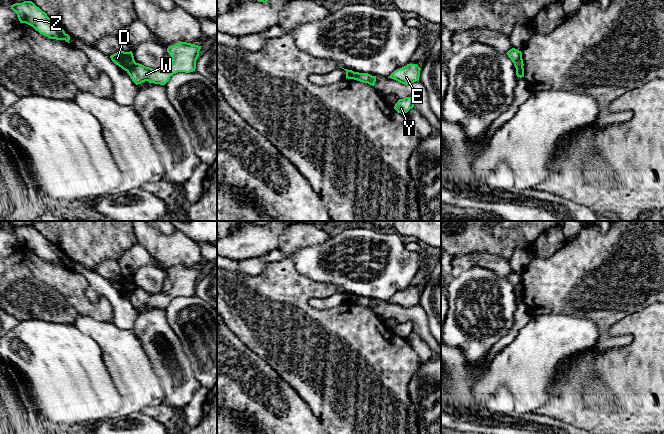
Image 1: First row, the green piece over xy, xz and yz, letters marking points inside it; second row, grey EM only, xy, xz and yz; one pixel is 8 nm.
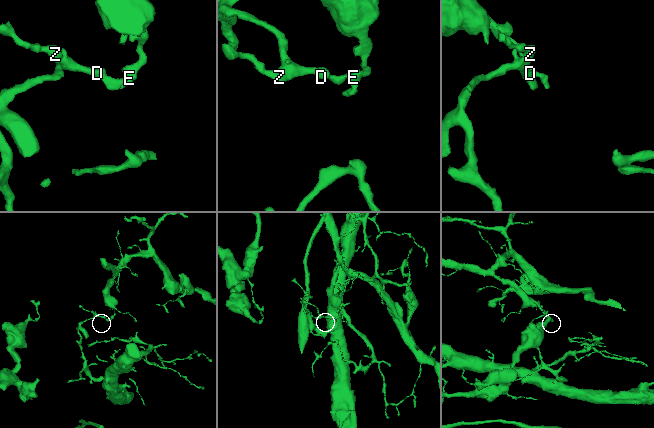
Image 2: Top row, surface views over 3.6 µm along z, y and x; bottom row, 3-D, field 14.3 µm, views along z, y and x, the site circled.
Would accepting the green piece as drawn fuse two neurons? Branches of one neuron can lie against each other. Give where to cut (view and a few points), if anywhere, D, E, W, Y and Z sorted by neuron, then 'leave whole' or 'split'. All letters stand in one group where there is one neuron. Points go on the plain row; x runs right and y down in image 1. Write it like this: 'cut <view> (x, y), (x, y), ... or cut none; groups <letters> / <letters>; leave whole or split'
cut xy (135, 286), (126, 294); groups D Z / E W Y; split

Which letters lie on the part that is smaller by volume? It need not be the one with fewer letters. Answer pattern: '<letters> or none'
E, W, Y

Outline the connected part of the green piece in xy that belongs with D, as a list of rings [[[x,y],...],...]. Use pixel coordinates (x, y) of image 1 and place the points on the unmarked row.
[[[119,274],[117,277],[111,279],[110,282],[116,289],[125,295],[131,292],[135,287],[132,275],[124,276]]]

